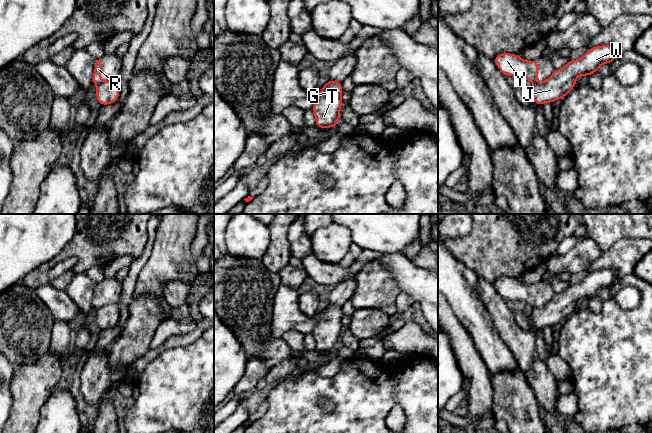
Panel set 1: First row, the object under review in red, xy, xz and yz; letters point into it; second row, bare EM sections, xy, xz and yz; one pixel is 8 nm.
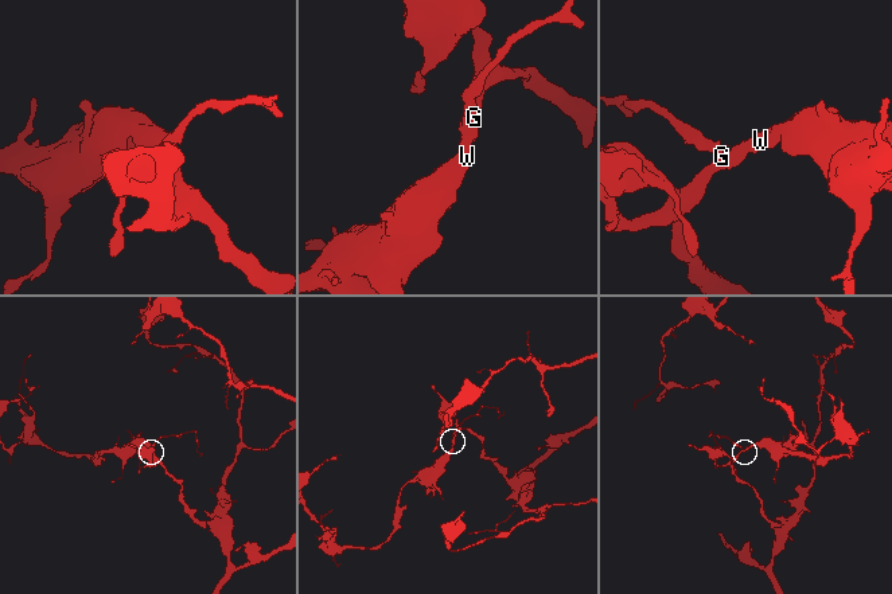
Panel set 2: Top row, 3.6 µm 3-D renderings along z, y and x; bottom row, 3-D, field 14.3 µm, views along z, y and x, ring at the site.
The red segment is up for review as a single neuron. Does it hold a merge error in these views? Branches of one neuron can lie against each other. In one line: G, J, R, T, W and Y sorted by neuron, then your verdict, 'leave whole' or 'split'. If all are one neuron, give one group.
G J T W / R Y | split

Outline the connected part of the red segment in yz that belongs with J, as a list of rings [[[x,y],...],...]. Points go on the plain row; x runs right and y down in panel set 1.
[[[612,269],[595,270],[578,284],[569,284],[561,293],[553,295],[552,299],[541,307],[534,307],[532,325],[542,330],[563,323],[575,310],[579,299],[589,301],[598,296],[602,288],[611,288],[620,277]]]

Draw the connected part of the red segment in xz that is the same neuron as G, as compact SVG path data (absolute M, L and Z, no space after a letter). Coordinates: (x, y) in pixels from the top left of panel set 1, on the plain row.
M330 304L322 311L312 331L312 336L316 342L315 351L334 352L340 344L342 330L341 318L343 316L342 306Z

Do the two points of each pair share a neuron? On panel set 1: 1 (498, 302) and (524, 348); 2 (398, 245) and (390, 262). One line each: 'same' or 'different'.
1: same
2: different

